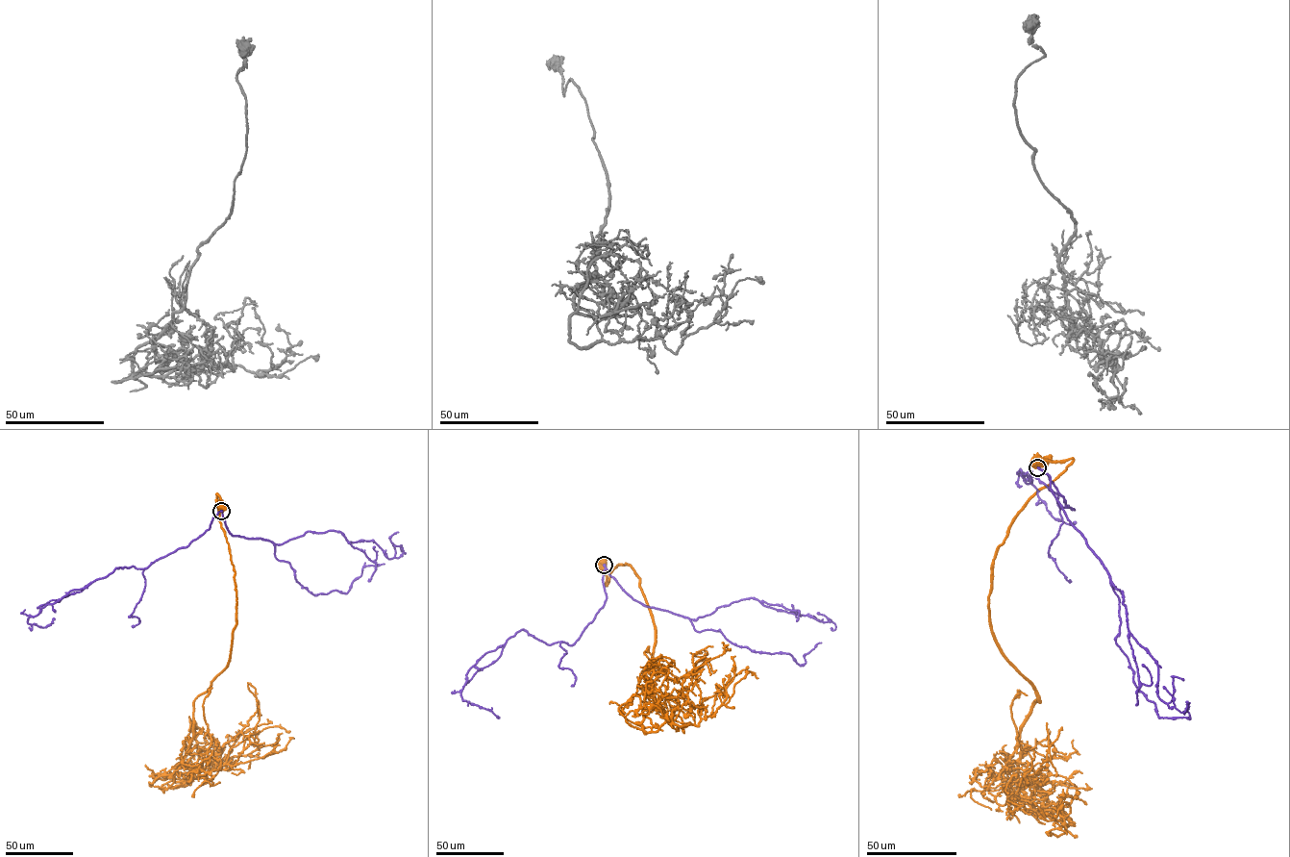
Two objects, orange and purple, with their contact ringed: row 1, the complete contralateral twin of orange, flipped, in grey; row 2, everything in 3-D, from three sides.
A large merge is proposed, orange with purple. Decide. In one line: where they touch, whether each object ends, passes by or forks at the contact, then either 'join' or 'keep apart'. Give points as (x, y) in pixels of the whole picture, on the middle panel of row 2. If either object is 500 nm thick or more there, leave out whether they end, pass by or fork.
place (604, 565); keep apart

